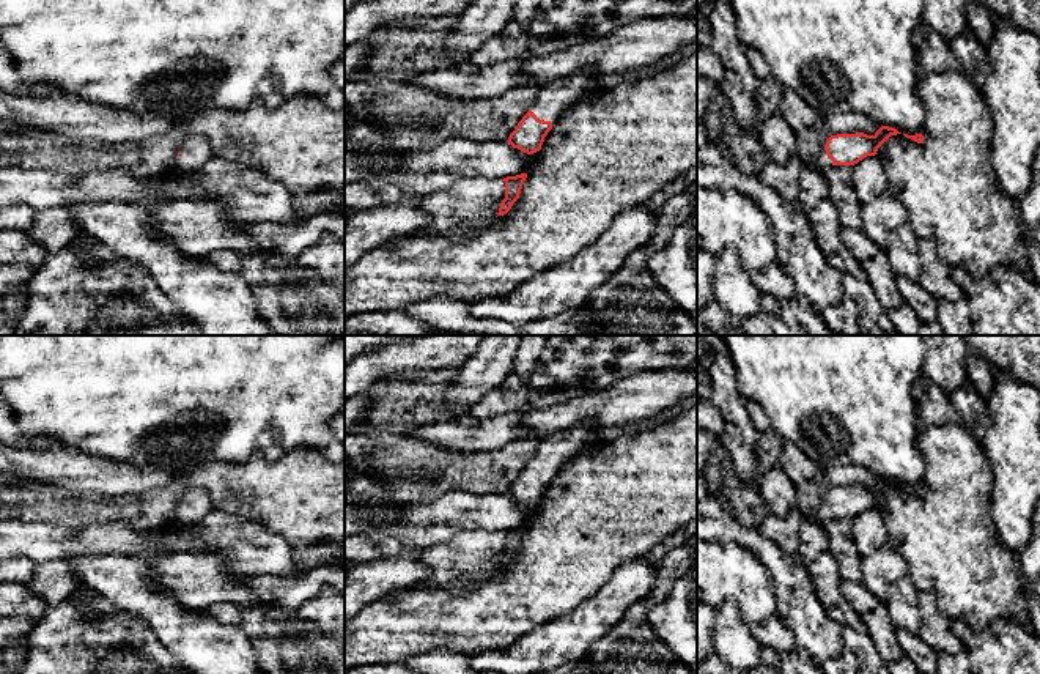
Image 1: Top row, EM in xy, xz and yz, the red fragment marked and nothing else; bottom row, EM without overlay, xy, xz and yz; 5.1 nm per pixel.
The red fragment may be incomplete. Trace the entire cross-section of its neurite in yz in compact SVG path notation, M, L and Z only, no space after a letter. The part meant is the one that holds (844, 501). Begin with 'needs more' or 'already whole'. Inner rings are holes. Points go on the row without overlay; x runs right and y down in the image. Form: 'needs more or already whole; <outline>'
needs more; M881 479L873 488L864 485L831 488L812 521L823 524L831 518L854 518L867 509L875 509L878 501L897 487L902 485Z

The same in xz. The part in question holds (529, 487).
needs more; M585 420L574 428L541 438L537 455L522 469L507 494L527 507L540 504L552 476L584 447L593 430L593 422Z

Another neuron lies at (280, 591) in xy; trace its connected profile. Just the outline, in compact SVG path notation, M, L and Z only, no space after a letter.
M319 565L302 576L255 575L245 576L252 598L258 605L278 606L290 611L324 589L345 592L345 565Z

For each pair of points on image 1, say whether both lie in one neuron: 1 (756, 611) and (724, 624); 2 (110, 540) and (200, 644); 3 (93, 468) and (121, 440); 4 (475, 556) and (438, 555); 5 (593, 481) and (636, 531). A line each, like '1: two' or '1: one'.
1: two
2: two
3: two
4: one
5: one

